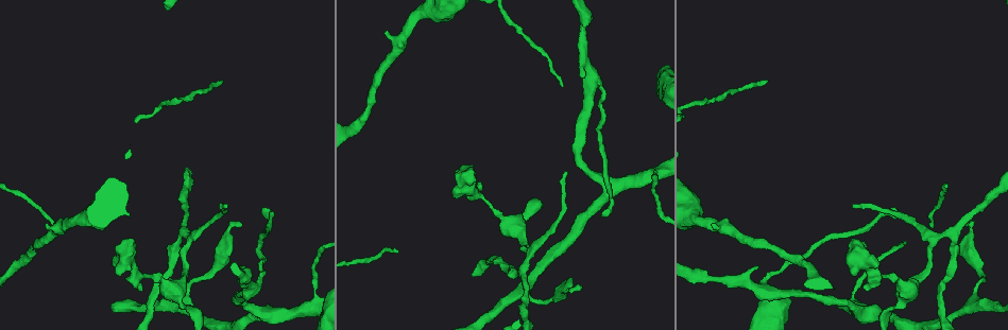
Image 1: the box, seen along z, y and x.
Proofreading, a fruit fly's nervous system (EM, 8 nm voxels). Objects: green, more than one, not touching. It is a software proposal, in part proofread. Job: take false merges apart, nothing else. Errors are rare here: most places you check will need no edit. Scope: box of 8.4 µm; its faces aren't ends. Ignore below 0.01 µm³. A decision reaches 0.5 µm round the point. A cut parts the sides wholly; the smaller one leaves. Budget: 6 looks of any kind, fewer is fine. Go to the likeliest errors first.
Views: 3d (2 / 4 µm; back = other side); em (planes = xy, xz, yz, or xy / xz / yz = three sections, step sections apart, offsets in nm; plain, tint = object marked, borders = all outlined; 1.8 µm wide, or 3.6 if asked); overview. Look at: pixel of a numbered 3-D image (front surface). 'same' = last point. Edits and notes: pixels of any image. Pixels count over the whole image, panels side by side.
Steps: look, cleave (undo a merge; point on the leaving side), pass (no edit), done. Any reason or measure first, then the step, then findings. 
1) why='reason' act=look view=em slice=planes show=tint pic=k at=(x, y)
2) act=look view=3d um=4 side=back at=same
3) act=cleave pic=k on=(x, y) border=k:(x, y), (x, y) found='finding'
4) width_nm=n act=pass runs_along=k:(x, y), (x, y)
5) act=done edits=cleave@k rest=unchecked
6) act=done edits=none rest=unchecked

why='thick turns thin' act=look view=em slice=yz step=4 show=tint pic=1 at=(563, 291)

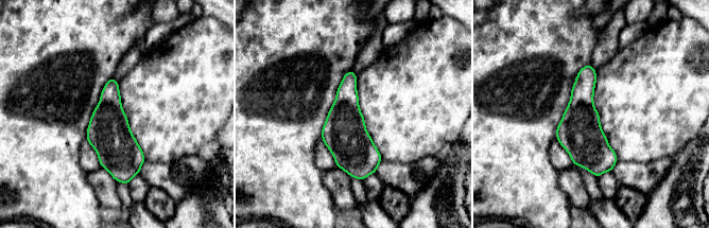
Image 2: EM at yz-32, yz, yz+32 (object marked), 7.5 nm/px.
why='cut it another way' act=look view=em slice=planes show=borders at=same

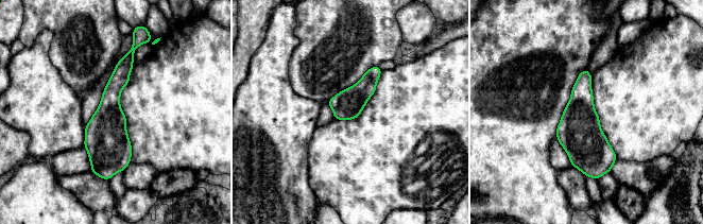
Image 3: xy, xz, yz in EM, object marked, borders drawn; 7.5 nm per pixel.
act=pass runs_along=3:(131, 53), (110, 95), (107, 175) found='one neuron here'

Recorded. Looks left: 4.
why='three-way junction' act=look view=3d um=4 pic=1 at=(512, 224)

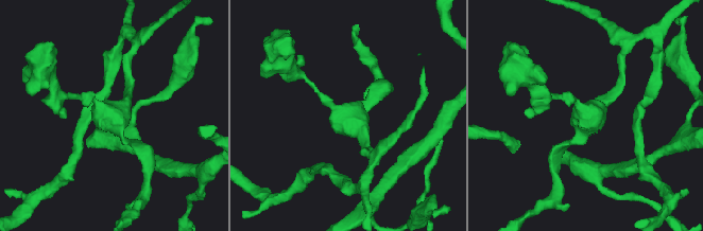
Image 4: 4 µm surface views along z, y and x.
arms=3 why='now the EM' act=look view=em um=3.6 slice=planes show=tint pic=4 at=(588, 118)

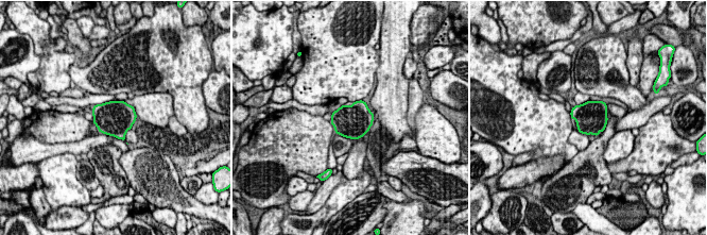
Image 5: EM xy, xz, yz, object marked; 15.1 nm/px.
act=pass found='all the same neuron'

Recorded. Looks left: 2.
why='calibre changes' act=look view=3d um=4 pic=1 at=(252, 289)

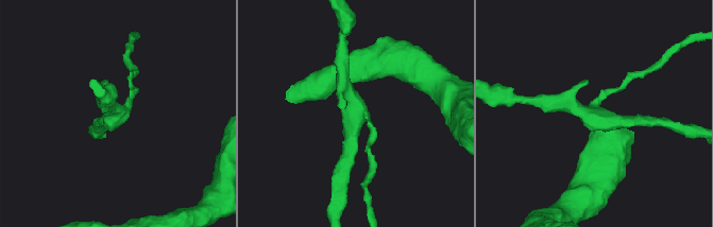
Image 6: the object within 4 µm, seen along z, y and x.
arms=3 act=look view=em slice=planes show=borders pic=6 at=(598, 112)

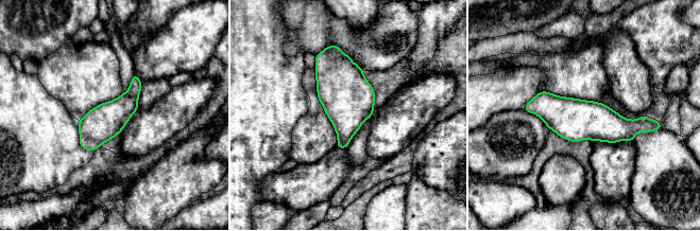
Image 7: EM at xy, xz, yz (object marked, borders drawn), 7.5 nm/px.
width_nm=280 act=pass found='one neuron here'

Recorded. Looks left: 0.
act=done edits=none rest=unchecked

